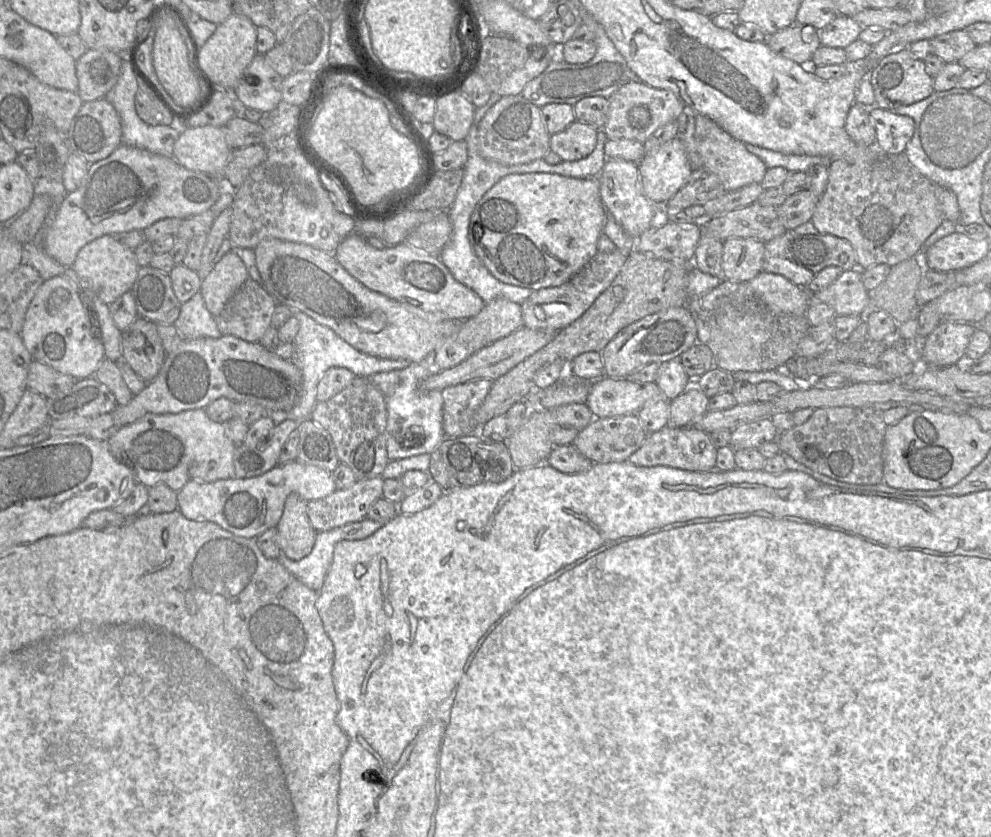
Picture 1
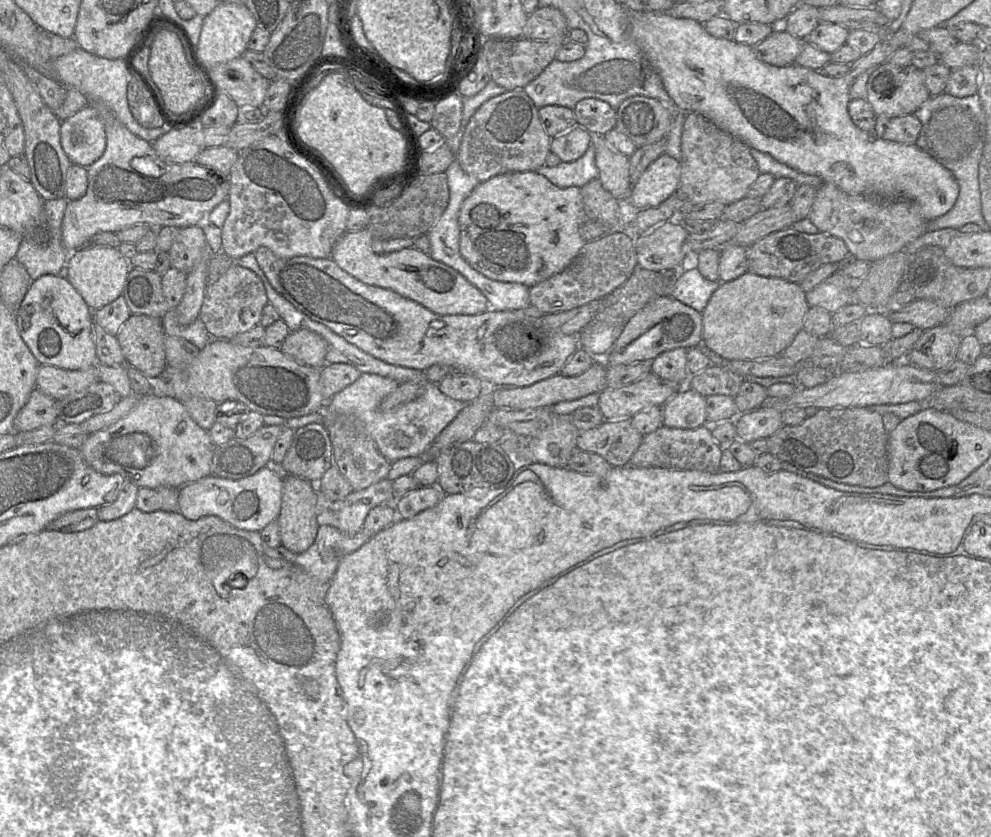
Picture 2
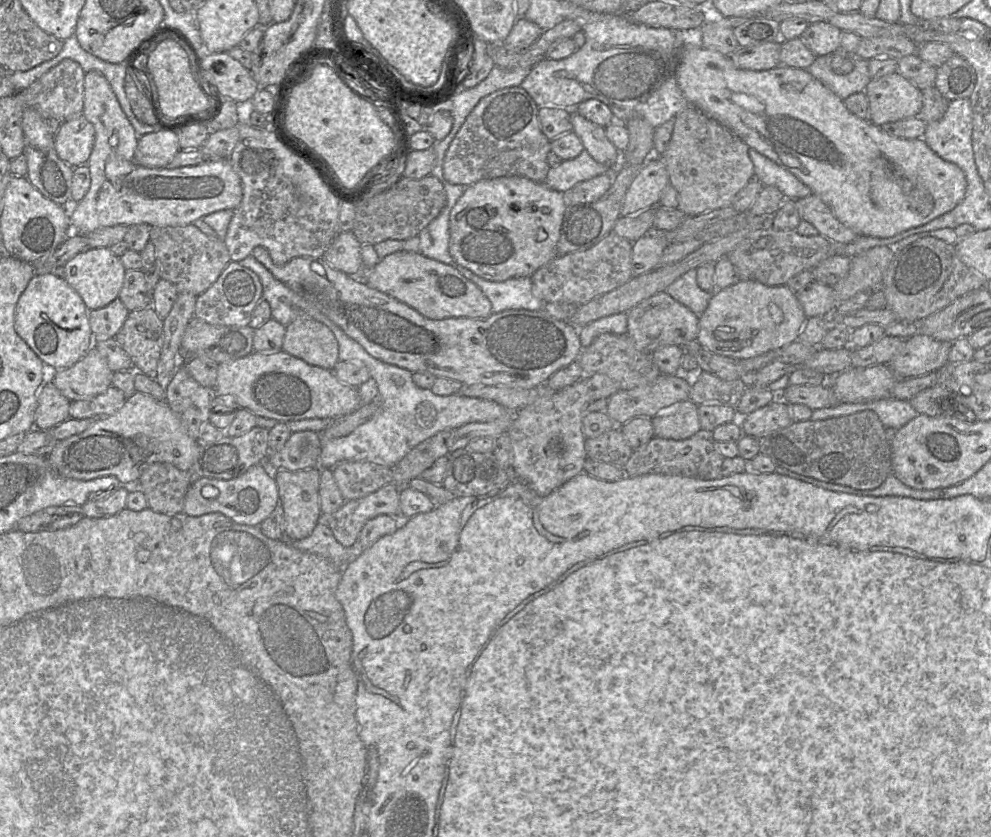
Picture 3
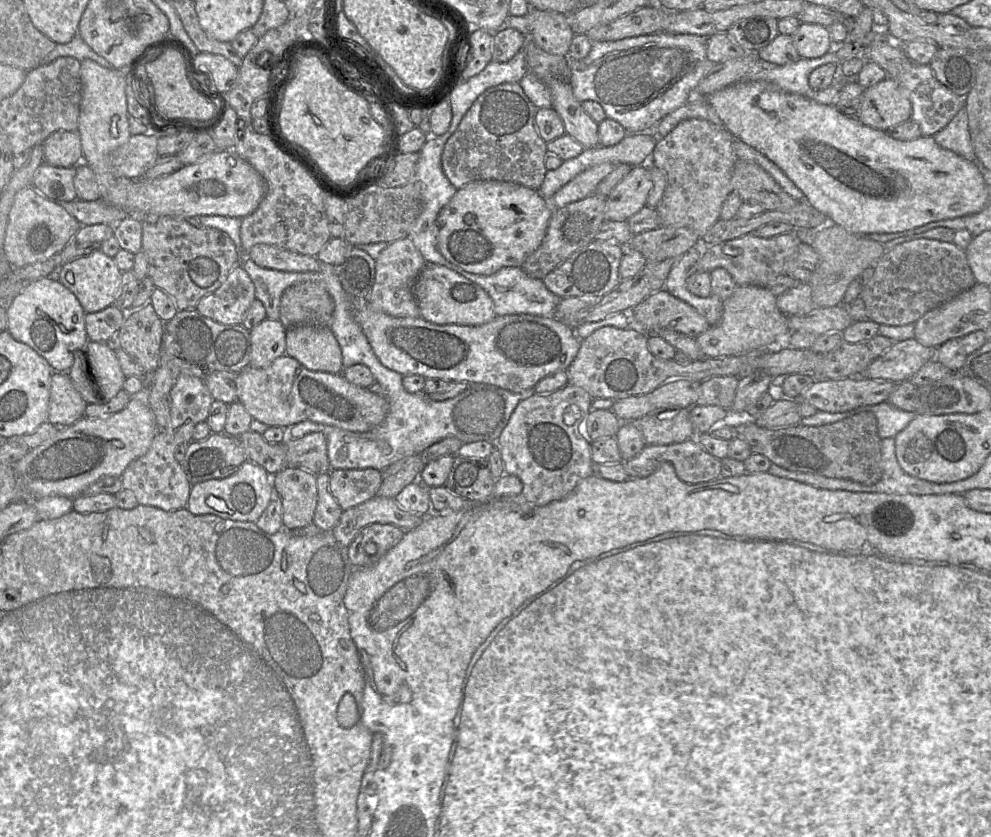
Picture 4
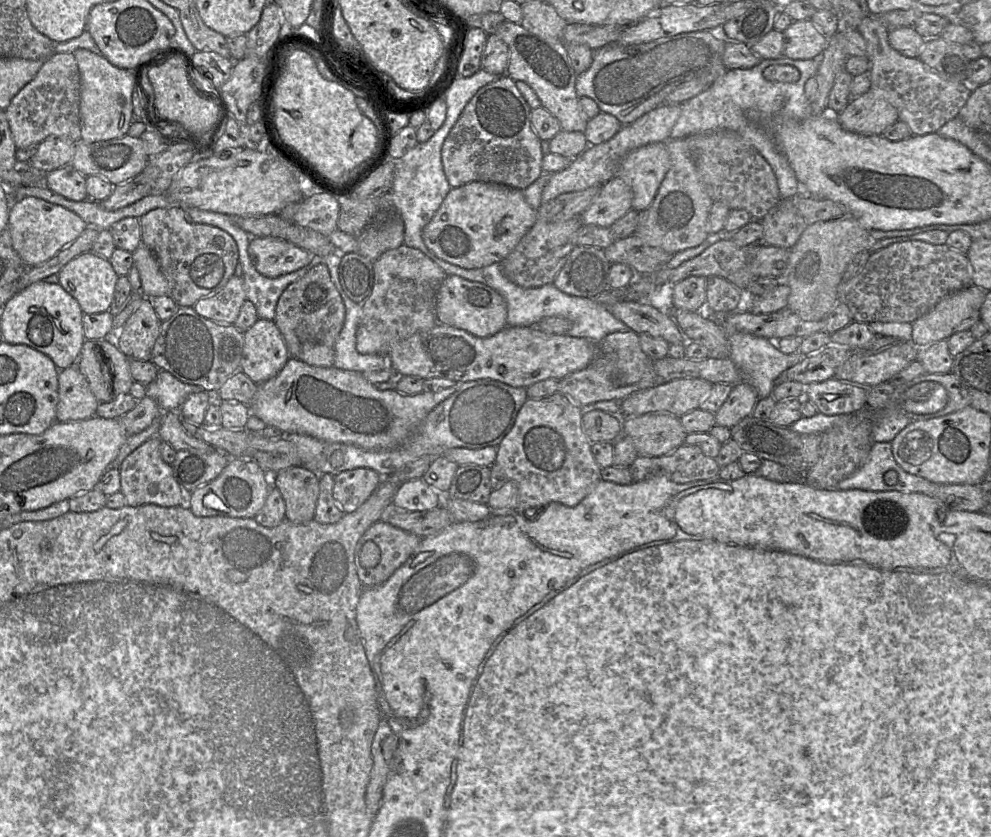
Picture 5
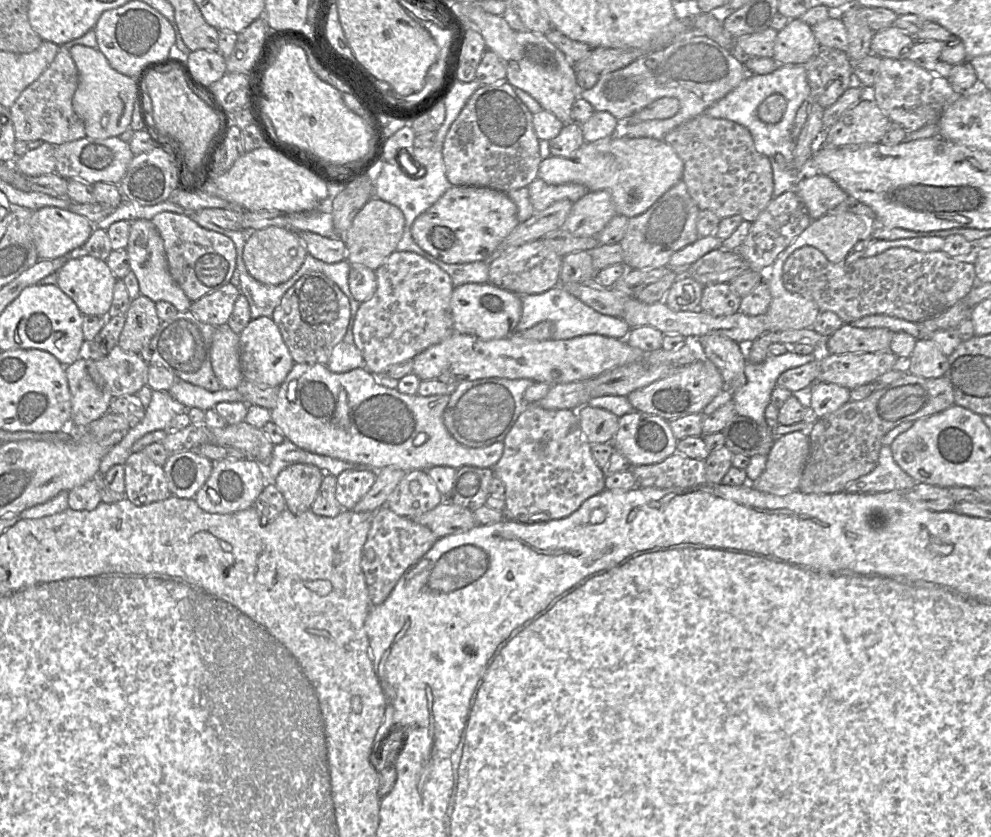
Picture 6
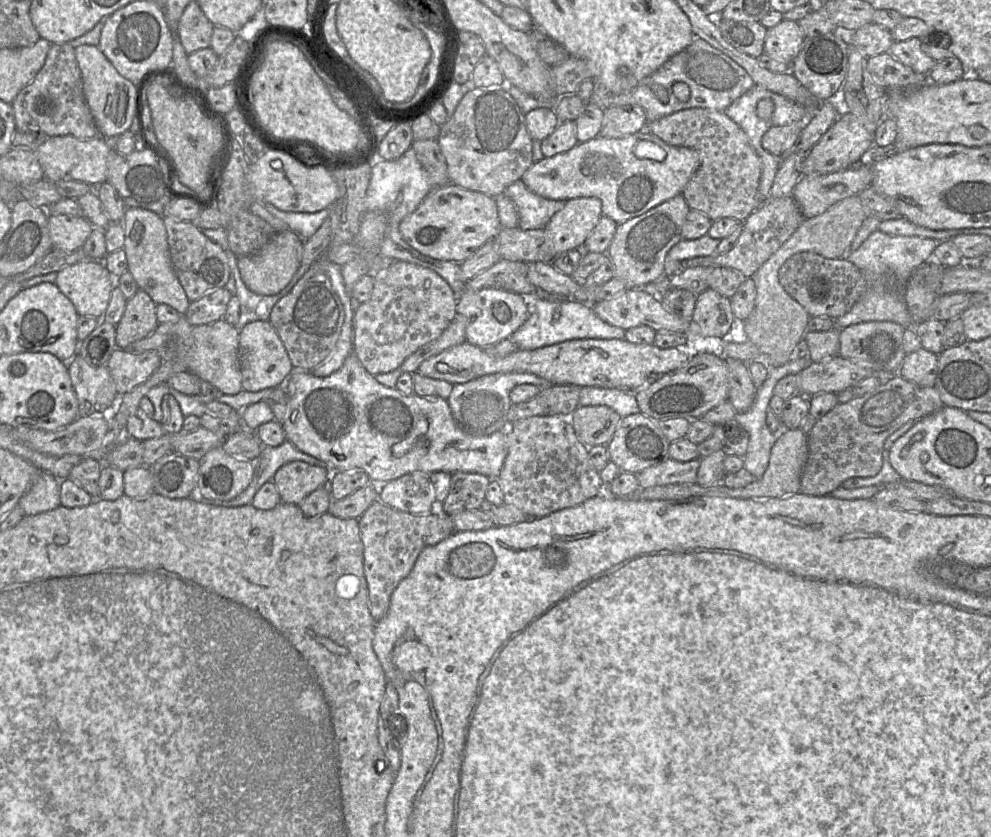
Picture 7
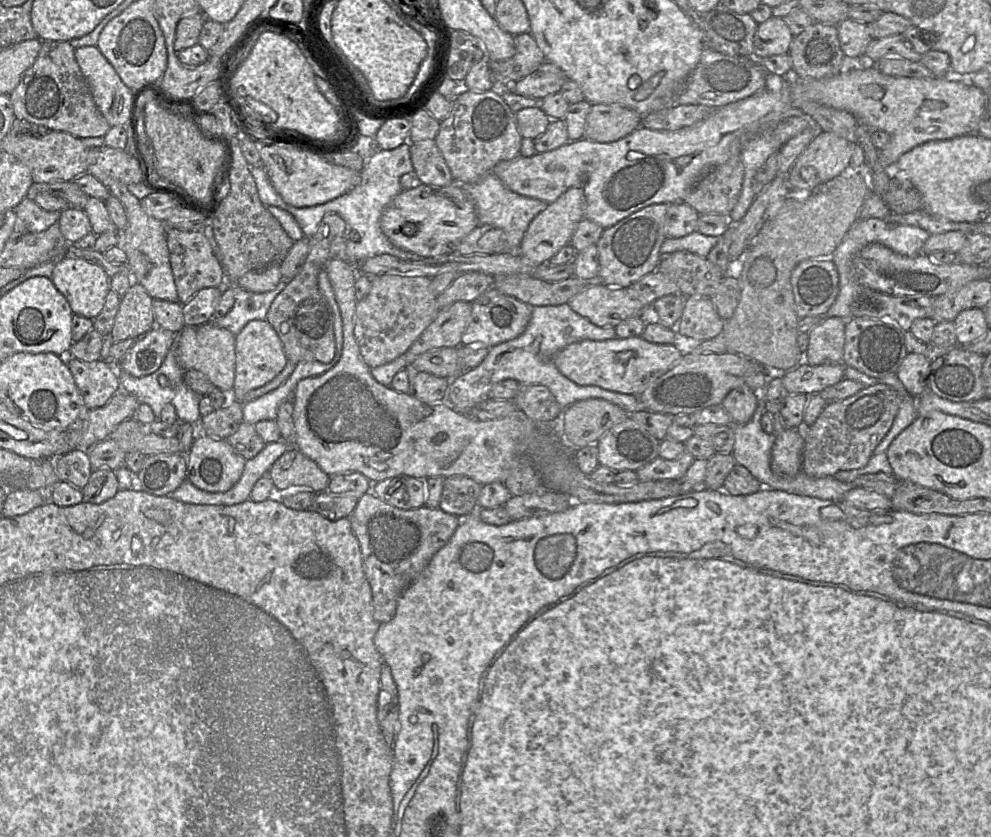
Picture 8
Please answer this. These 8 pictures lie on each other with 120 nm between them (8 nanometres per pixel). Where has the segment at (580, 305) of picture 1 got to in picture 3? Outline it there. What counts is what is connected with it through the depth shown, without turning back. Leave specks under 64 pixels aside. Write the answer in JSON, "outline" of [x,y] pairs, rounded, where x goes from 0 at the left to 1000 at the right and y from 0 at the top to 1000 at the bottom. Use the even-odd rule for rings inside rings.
{"outline":[[[617,276],[591,299],[561,306],[537,327],[539,351],[550,362],[590,363],[604,352],[626,343],[639,331],[638,292],[636,287]]]}

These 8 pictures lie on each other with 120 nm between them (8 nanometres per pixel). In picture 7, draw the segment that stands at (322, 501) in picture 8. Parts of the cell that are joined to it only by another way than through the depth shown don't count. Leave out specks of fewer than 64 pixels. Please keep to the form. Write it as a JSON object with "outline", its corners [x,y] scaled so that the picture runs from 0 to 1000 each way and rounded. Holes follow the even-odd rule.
{"outline":[[[373,576],[343,597],[334,597],[330,613],[344,620],[361,620],[371,606],[381,597],[382,579]]]}

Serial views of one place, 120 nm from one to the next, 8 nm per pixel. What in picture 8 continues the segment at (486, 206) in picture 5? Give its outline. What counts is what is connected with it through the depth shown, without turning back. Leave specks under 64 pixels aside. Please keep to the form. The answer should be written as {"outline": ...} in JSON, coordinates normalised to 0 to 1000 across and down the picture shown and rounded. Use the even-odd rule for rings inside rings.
{"outline":[[[424,219],[415,226],[407,226],[388,249],[383,269],[386,278],[400,295],[416,301],[424,307],[437,307],[458,302],[459,294],[482,269],[482,260],[477,240],[465,220],[452,222],[434,222]]]}

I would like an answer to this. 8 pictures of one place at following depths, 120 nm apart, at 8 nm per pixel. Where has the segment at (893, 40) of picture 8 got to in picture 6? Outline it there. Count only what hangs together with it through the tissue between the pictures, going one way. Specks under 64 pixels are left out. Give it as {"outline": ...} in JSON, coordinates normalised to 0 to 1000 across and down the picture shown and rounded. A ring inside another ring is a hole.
{"outline":[[[946,48],[924,49],[914,63],[915,70],[945,90],[957,92],[961,78],[950,70],[954,50]]]}

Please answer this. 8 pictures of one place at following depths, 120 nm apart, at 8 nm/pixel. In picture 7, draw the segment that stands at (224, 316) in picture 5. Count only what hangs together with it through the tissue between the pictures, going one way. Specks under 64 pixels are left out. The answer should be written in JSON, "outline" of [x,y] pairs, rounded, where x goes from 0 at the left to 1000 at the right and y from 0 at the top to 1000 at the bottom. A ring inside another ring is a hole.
{"outline":[[[222,344],[206,351],[193,361],[186,379],[193,389],[211,387],[224,381],[234,351],[227,344]]]}

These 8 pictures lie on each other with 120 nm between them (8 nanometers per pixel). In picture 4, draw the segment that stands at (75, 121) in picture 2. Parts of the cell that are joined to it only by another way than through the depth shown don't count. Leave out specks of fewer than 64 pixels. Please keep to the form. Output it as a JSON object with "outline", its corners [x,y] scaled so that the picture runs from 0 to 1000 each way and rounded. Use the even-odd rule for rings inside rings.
{"outline":[[[58,155],[43,170],[44,192],[57,200],[77,200],[84,191],[81,159]]]}

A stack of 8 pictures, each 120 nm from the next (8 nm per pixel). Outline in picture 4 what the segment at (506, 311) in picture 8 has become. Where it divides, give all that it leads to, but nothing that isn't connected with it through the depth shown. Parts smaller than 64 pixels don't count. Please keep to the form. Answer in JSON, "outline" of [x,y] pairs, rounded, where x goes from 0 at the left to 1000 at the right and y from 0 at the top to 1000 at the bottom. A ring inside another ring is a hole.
{"outline":[[[431,315],[417,344],[424,379],[441,388],[462,387],[482,389],[501,379],[498,361],[482,339],[443,315]]]}

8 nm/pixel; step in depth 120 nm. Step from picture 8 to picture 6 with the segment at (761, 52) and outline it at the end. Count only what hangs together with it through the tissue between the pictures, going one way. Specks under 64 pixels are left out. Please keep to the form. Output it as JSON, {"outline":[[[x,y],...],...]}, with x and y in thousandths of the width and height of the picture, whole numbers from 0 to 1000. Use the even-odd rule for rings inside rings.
{"outline":[[[797,23],[784,39],[780,70],[787,78],[811,78],[826,57],[819,32],[807,23]]]}

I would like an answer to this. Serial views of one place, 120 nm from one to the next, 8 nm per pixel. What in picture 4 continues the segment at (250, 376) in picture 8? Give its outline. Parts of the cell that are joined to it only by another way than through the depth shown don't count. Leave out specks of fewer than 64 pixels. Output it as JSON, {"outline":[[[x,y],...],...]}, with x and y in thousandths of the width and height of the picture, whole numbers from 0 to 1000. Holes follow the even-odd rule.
{"outline":[[[267,381],[252,394],[251,437],[265,440],[279,428],[289,424],[289,392],[281,382]]]}

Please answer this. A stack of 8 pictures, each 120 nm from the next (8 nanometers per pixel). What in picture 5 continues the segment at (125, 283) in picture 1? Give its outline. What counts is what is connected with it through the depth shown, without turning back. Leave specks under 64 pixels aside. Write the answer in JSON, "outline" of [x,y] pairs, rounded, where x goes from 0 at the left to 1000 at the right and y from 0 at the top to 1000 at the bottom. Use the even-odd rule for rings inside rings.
{"outline":[[[89,300],[70,312],[59,326],[60,339],[78,358],[85,375],[98,375],[111,370],[119,329],[110,311]]]}

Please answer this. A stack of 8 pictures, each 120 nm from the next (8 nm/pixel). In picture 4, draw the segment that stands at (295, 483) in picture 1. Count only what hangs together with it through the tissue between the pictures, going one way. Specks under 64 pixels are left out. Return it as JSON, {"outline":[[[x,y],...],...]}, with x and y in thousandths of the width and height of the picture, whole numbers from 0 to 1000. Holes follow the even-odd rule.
{"outline":[[[249,550],[228,571],[212,572],[194,579],[188,607],[194,614],[216,614],[226,620],[257,625],[277,590],[274,569],[264,557]]]}

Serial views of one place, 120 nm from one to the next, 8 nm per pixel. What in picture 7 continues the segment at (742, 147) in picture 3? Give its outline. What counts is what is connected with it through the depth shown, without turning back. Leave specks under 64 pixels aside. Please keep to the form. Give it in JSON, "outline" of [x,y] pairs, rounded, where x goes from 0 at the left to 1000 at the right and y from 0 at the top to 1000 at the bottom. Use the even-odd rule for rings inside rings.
{"outline":[[[688,232],[657,249],[653,253],[625,266],[614,297],[613,306],[620,317],[620,330],[629,335],[635,344],[654,344],[670,329],[671,307],[675,299],[689,286],[688,270],[696,249]]]}

